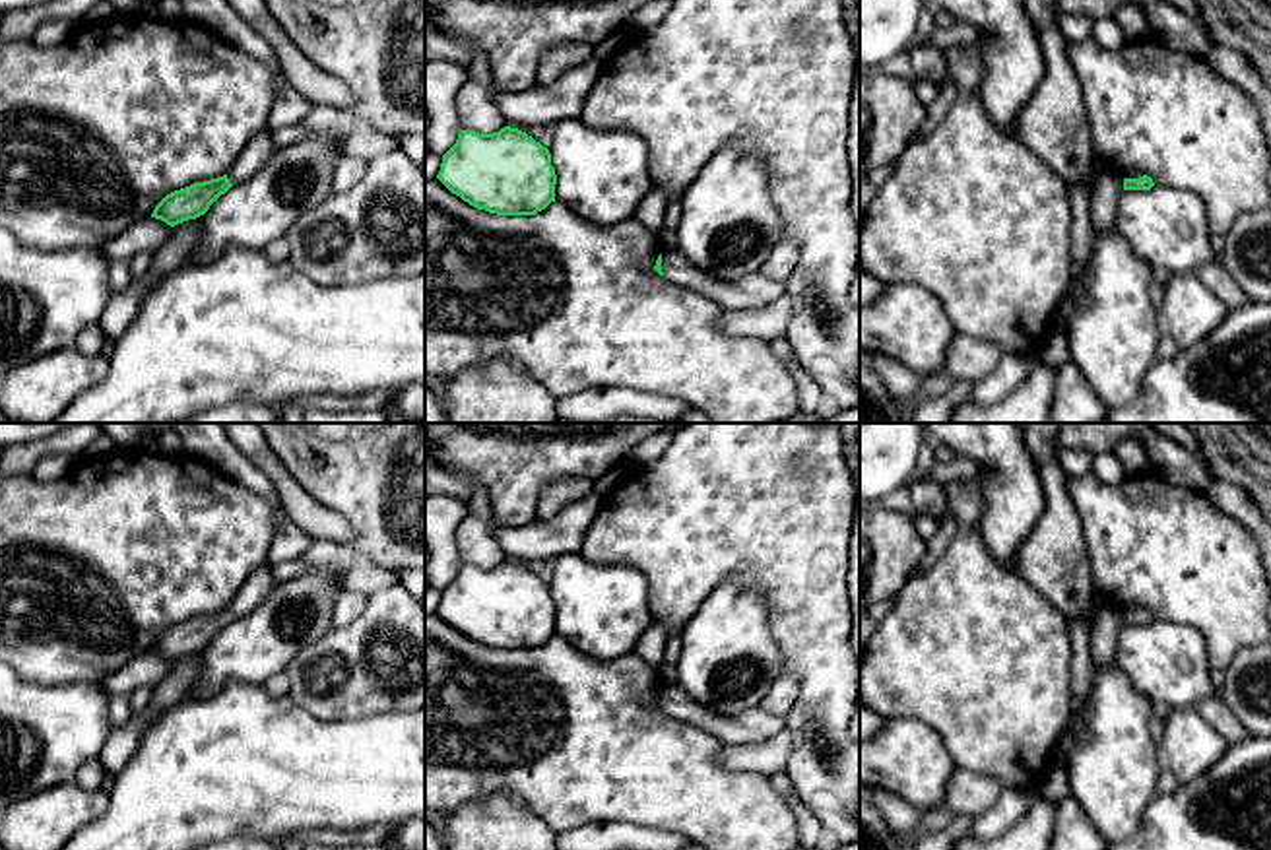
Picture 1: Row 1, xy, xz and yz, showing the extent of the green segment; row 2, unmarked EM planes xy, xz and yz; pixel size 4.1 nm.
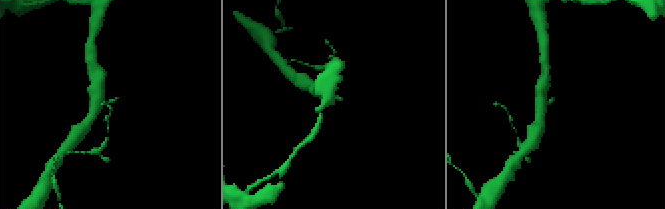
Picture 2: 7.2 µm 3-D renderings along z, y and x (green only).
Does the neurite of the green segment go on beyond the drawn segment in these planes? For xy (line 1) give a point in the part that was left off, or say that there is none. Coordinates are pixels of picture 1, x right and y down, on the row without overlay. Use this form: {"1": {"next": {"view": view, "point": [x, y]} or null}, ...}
{"1": {"next": {"view": "xy", "point": [257, 587]}}}

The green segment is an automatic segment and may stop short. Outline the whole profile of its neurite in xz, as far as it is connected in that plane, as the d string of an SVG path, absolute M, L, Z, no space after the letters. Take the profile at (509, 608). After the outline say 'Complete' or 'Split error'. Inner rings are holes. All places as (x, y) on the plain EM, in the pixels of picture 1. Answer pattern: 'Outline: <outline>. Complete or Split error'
Outline: M510 561L493 569L460 565L437 613L470 640L497 650L536 650L555 637L549 584Z. Complete

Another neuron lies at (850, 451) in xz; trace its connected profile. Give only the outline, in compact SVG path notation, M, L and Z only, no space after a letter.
M842 442L842 454L856 487L854 526L848 541L846 590L850 598L850 619L852 619L850 644L860 670L860 444Z

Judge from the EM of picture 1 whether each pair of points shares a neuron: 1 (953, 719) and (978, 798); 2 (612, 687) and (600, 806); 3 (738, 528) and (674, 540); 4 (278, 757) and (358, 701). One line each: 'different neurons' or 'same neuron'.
1: different neurons
2: same neuron
3: same neuron
4: different neurons

